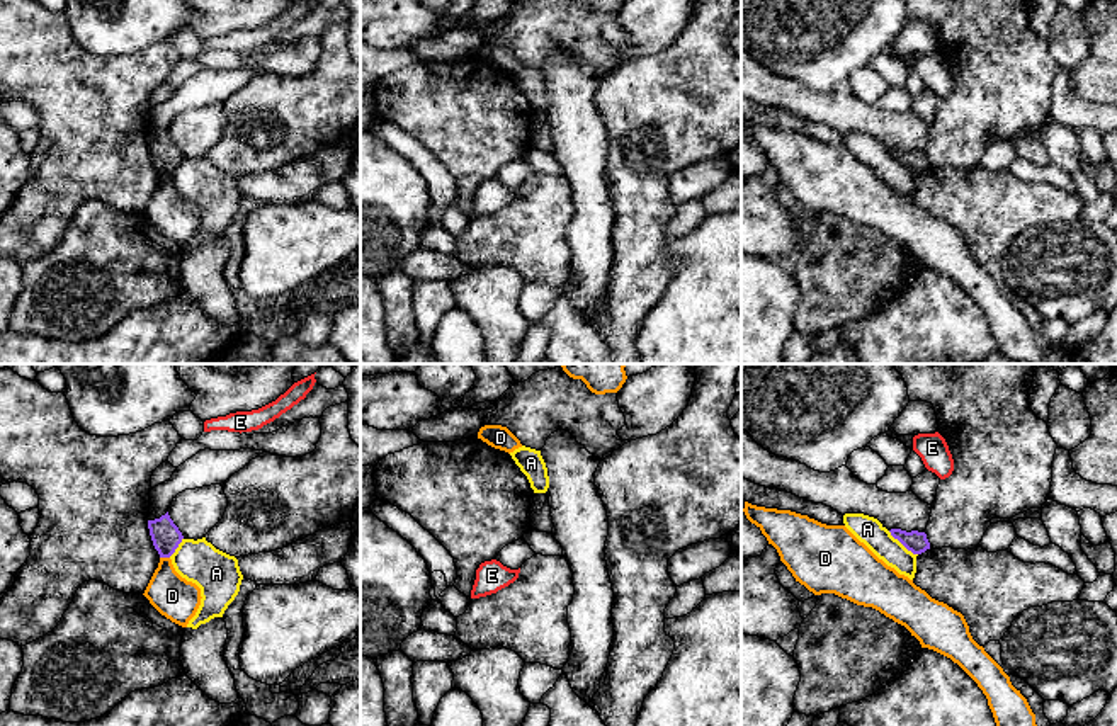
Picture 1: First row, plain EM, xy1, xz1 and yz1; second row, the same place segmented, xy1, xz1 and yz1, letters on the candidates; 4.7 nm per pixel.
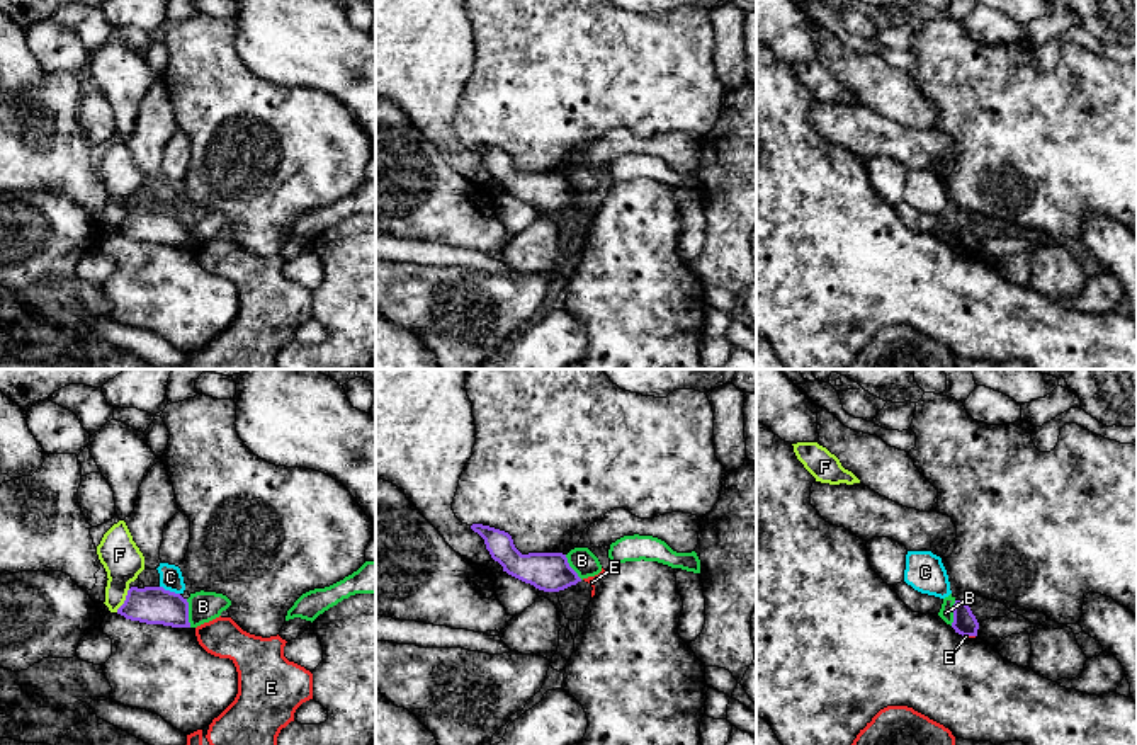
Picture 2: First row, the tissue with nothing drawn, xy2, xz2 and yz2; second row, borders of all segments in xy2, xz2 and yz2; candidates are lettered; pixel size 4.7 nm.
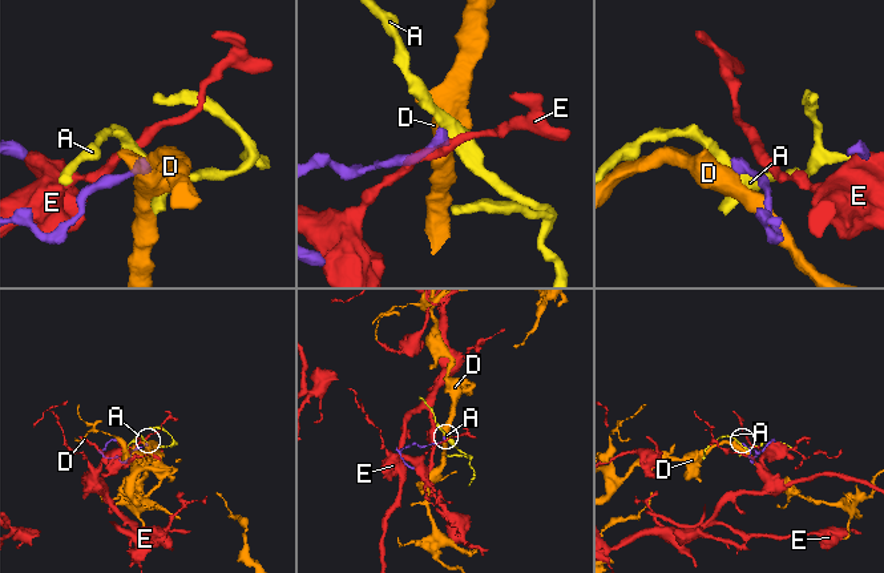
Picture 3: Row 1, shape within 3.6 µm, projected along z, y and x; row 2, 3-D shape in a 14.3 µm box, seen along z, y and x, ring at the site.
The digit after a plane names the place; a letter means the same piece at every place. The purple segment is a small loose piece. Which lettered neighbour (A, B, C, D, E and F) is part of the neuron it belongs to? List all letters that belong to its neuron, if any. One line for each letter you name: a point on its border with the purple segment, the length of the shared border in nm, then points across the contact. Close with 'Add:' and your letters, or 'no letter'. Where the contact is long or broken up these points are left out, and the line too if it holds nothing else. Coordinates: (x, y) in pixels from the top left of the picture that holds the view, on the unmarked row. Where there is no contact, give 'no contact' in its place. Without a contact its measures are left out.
Add: no letter

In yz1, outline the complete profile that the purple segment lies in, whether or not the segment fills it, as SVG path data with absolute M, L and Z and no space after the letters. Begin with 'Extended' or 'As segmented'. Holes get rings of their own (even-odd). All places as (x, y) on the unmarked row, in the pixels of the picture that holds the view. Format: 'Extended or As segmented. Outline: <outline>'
As segmented. Outline: M891 148L889 151L913 173L921 173L927 168L930 168L930 162L925 151L918 151L918 150L906 151L901 148Z

